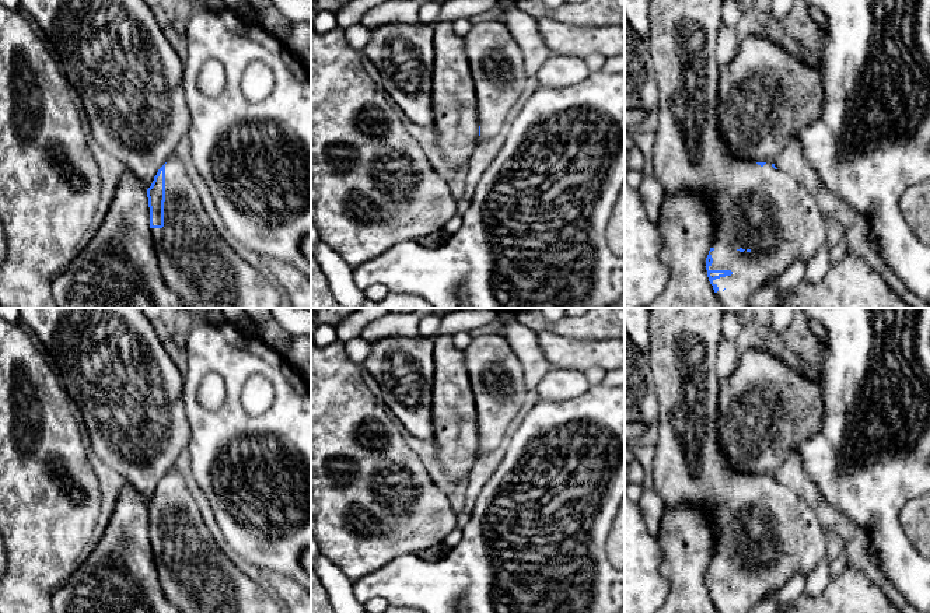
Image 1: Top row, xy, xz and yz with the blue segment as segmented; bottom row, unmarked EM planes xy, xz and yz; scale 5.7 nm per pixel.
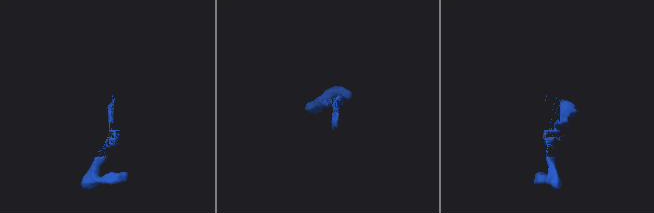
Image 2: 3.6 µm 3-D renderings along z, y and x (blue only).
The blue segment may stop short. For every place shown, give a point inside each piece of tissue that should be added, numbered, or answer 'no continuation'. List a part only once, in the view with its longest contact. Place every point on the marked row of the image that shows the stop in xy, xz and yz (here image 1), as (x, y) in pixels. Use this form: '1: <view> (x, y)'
1: yz (762, 209)

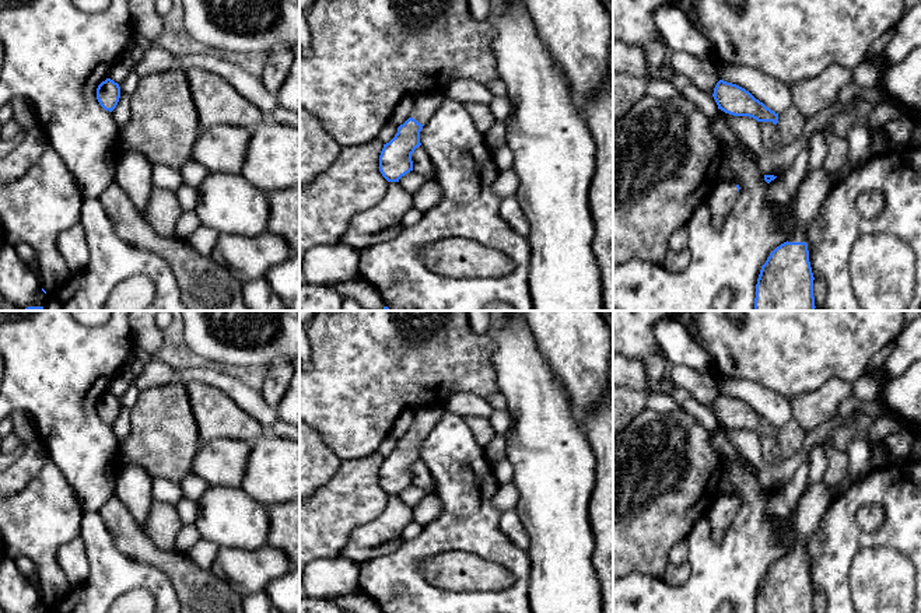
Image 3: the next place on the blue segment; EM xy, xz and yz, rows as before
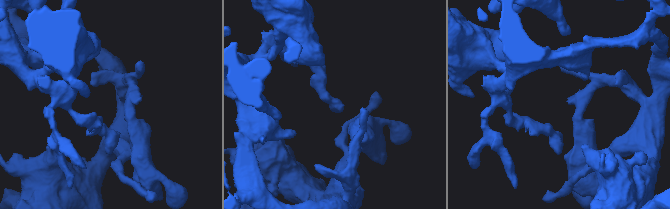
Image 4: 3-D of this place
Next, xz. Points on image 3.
1: xz (426, 105)

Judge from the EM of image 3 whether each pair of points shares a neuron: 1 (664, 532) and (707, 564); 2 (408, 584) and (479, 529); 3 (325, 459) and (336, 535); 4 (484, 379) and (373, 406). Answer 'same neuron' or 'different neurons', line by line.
1: different neurons
2: same neuron
3: different neurons
4: same neuron

